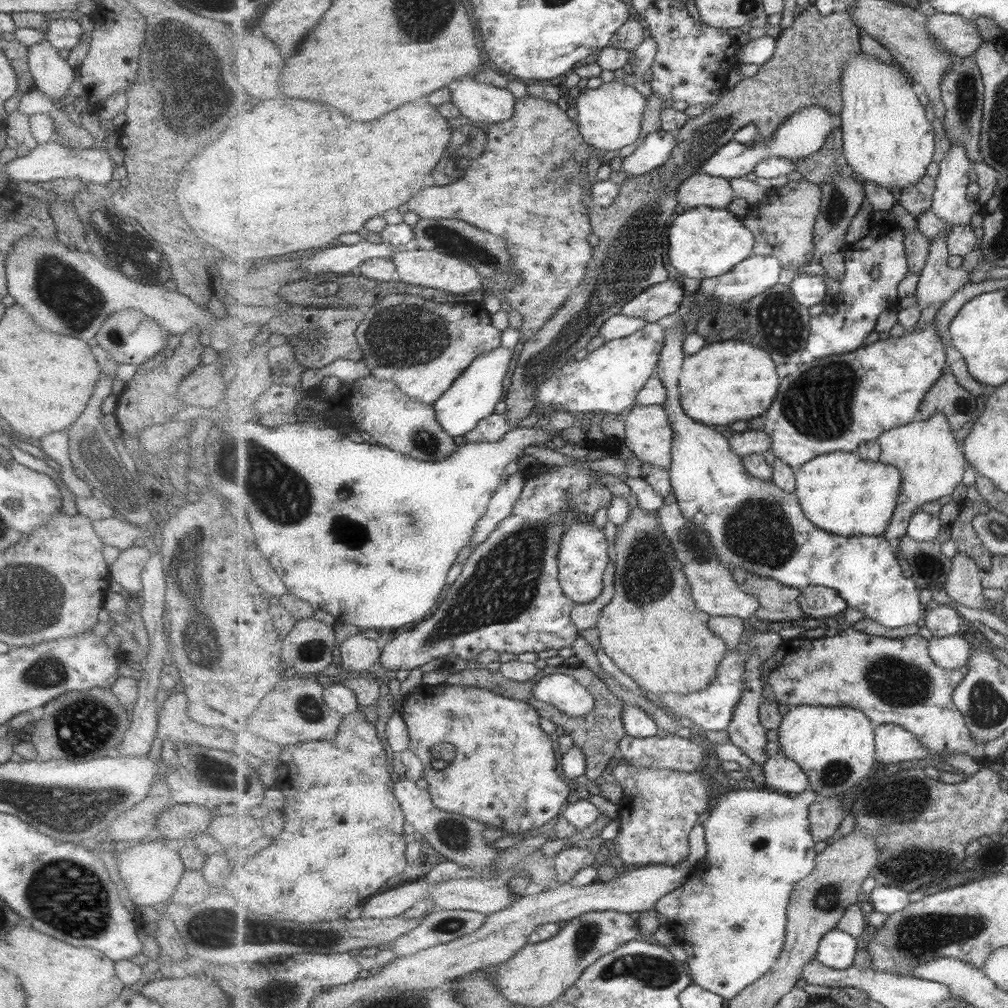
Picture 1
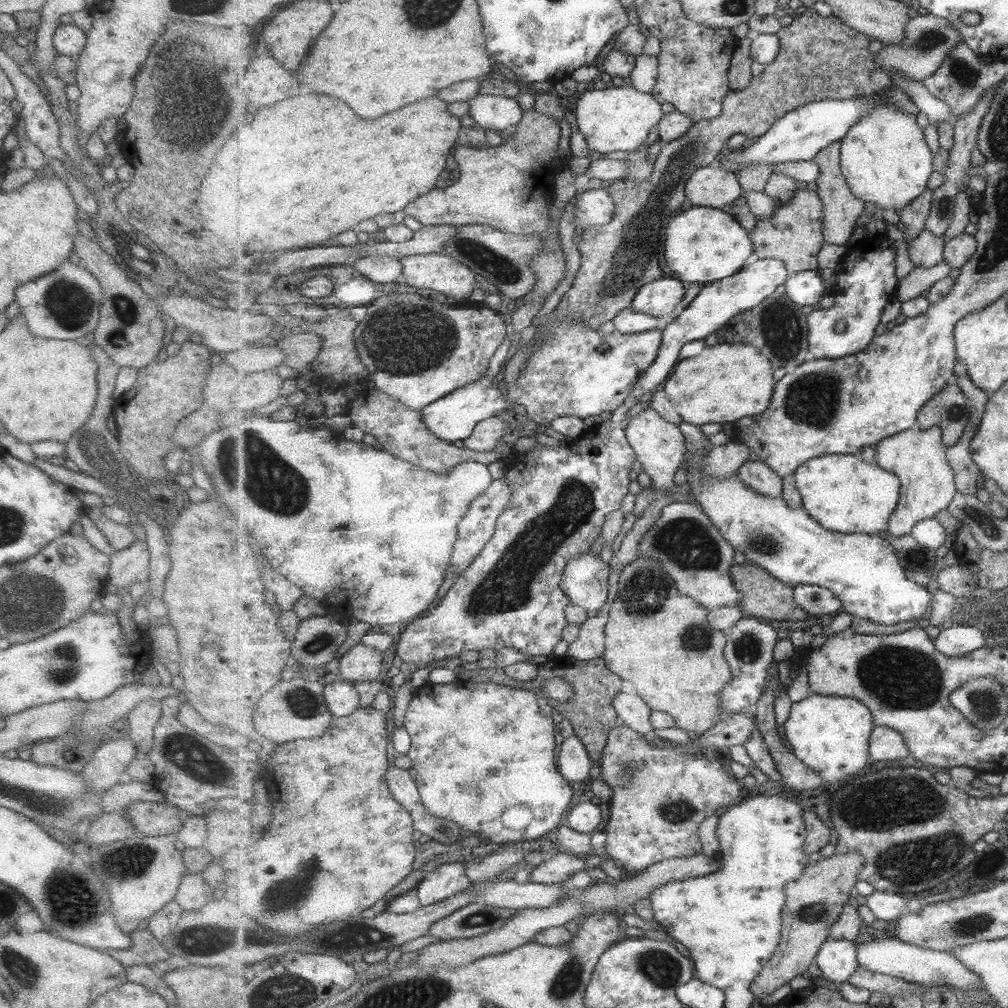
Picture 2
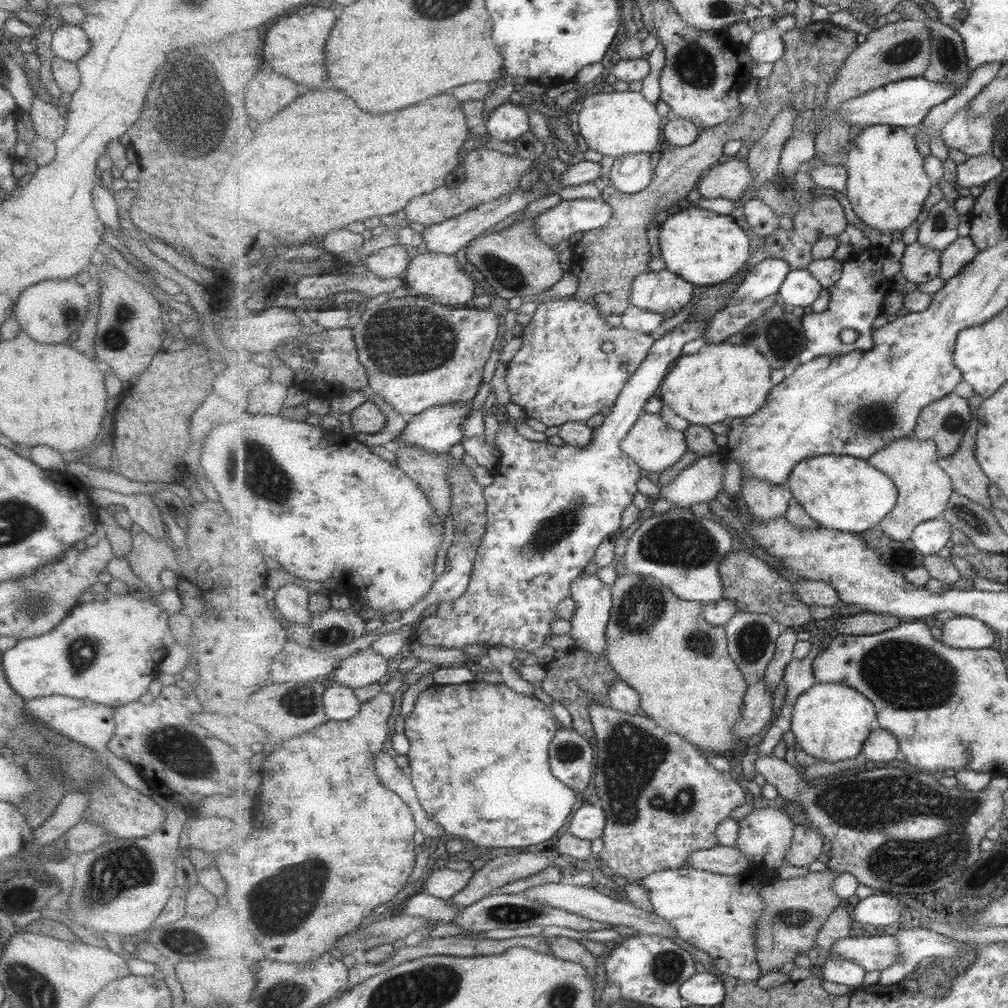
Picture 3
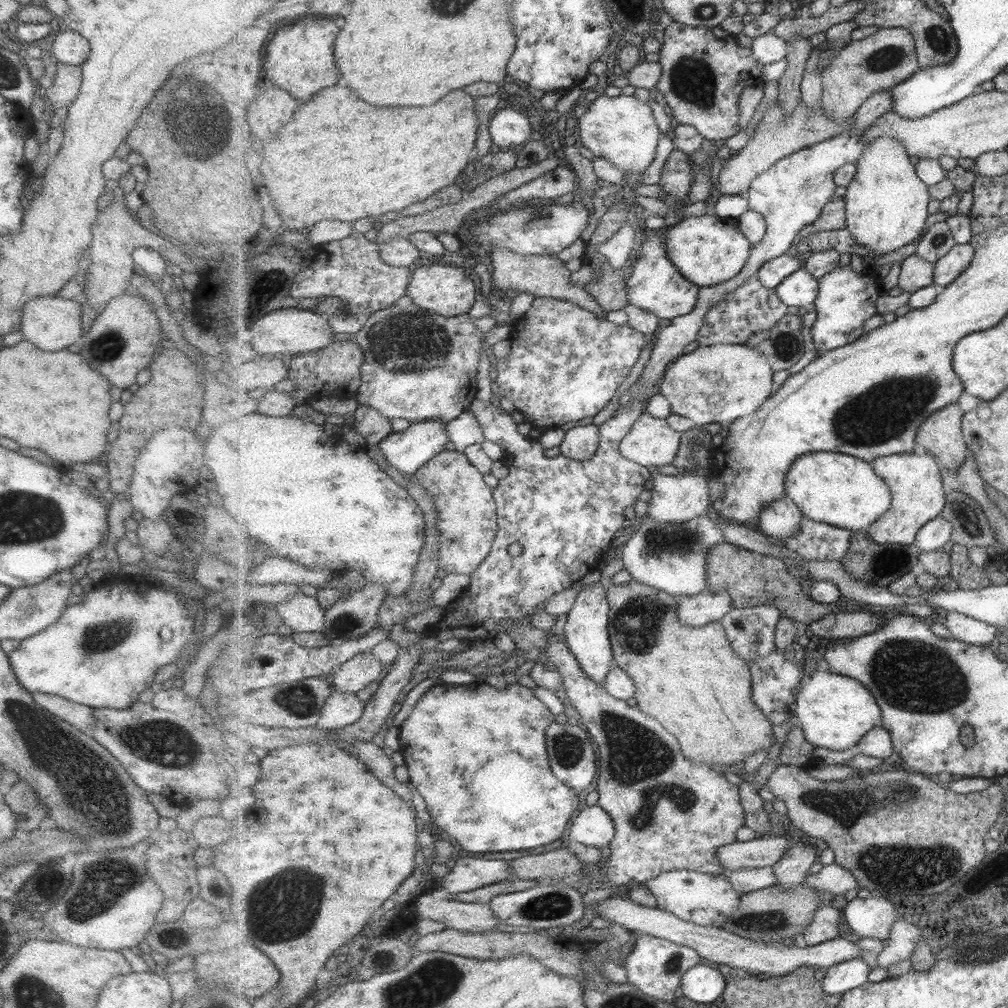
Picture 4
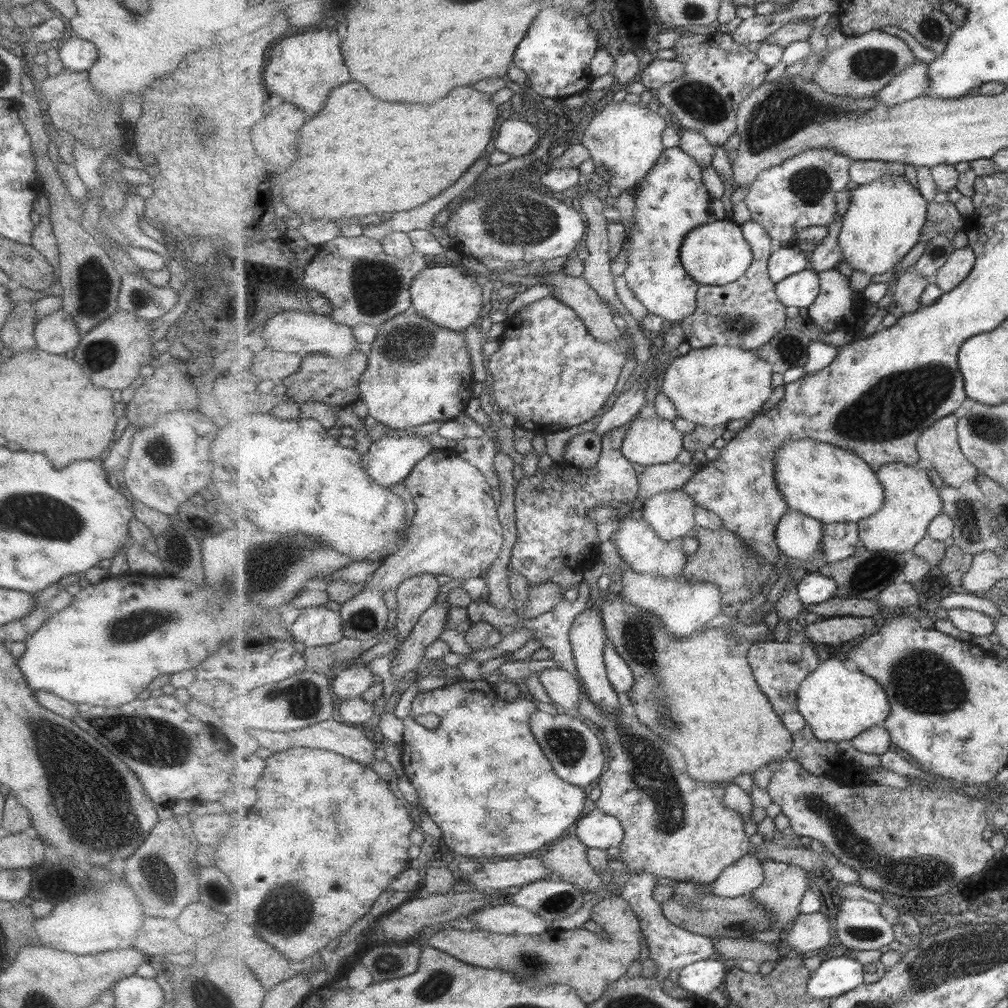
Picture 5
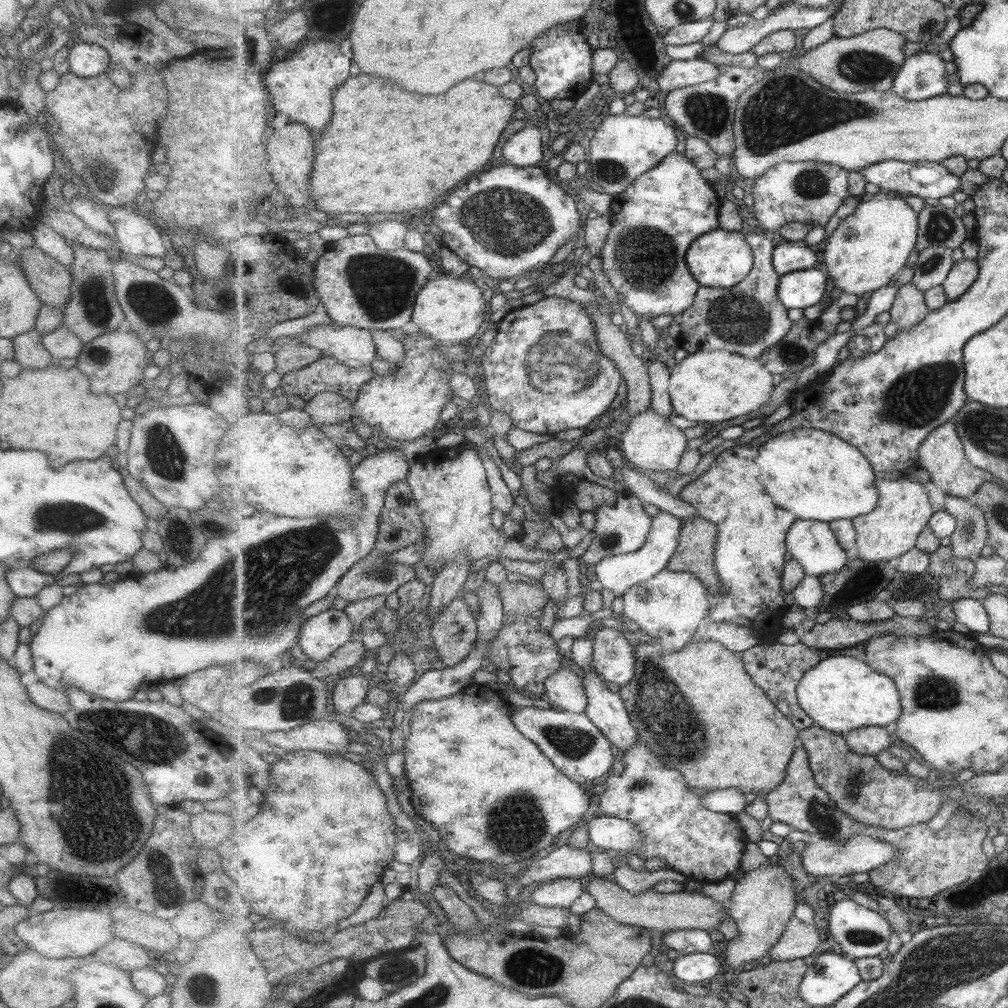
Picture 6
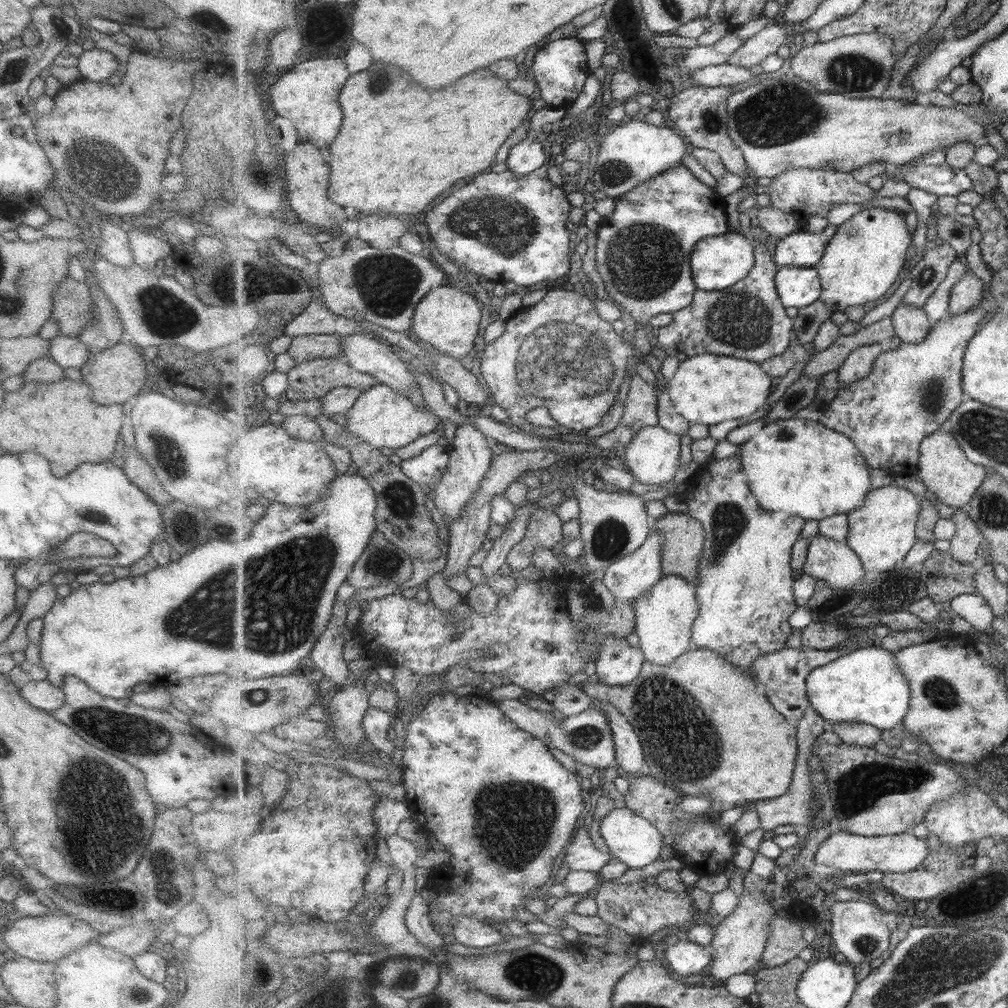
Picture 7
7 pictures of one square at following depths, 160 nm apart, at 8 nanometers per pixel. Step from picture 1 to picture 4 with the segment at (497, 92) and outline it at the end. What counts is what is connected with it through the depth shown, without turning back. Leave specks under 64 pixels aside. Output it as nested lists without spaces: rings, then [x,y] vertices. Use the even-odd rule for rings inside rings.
[[[505,108],[490,122],[490,133],[494,144],[501,150],[517,150],[531,137],[531,120],[515,108]]]

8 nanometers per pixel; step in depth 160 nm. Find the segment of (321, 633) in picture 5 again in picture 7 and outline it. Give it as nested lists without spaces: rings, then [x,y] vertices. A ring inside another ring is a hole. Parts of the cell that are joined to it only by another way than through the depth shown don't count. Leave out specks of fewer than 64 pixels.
[[[337,601],[332,614],[327,630],[309,657],[315,668],[331,678],[331,682],[343,686],[350,672],[344,658],[346,642],[343,640],[343,632],[347,630],[347,601]]]

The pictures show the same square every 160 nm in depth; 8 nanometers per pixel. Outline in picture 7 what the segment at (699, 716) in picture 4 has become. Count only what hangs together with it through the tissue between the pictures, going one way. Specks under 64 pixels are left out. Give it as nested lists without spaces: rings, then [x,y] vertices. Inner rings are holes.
[[[694,647],[669,666],[646,661],[639,676],[625,686],[609,686],[600,682],[592,684],[587,681],[582,685],[583,691],[593,701],[601,700],[615,705],[634,725],[643,741],[644,753],[647,754],[646,770],[649,768],[649,772],[646,773],[669,786],[673,784],[683,794],[710,796],[711,811],[720,814],[735,806],[742,807],[751,800],[759,802],[779,798],[789,790],[793,782],[800,755],[797,725],[788,721],[771,704],[751,676],[741,672],[739,666],[731,664],[725,656],[709,648]],[[683,720],[689,720],[689,724],[693,724],[693,732],[683,726]]]

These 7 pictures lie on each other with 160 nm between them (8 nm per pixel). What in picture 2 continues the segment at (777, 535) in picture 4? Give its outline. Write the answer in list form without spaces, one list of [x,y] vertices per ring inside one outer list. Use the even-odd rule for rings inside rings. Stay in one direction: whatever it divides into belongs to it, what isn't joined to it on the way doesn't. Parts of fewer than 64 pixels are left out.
[[[747,461],[738,470],[742,481],[768,497],[782,497],[784,478],[763,461]]]

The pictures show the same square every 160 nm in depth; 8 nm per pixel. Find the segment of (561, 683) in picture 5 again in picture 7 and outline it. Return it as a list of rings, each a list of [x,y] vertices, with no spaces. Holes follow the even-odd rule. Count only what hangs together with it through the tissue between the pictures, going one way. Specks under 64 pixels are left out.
[[[563,682],[559,684],[557,691],[552,701],[556,713],[559,716],[570,717],[585,712],[592,706],[593,700],[587,694],[571,682]]]

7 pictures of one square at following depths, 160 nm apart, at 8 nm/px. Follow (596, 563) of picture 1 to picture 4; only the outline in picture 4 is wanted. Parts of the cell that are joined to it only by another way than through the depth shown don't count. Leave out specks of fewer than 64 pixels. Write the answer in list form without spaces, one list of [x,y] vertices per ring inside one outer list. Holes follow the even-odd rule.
[[[598,581],[585,587],[581,595],[581,599],[576,601],[574,609],[568,615],[564,636],[567,646],[571,648],[572,654],[575,655],[582,669],[596,680],[597,684],[601,684],[615,663],[610,634],[608,589],[603,588],[603,584]]]

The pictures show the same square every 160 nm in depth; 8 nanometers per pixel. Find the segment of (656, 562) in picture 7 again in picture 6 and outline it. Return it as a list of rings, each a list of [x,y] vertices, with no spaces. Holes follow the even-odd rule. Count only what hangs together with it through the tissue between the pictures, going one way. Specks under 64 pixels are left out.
[[[661,511],[652,517],[652,529],[650,530],[647,542],[641,550],[634,553],[620,554],[614,557],[604,558],[595,567],[597,579],[602,586],[615,594],[615,596],[623,597],[628,588],[631,586],[645,582],[659,571],[668,568],[678,544],[684,527],[682,519],[677,518],[670,512]]]

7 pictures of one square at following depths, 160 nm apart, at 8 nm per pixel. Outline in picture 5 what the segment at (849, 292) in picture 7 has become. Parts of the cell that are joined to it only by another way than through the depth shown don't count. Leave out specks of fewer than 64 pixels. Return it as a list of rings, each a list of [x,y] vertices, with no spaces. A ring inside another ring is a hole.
[[[889,176],[855,189],[840,234],[843,261],[855,271],[865,272],[871,277],[895,268],[922,237],[931,206],[923,197],[920,189],[909,180],[891,180]]]

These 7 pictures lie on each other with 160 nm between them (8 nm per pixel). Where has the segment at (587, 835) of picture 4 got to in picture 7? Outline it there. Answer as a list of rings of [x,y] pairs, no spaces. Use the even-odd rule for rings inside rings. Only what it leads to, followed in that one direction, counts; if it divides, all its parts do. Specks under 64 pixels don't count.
[[[624,807],[613,809],[600,824],[600,833],[606,840],[613,856],[621,859],[631,868],[643,868],[651,862],[659,860],[664,840],[661,831],[646,818],[639,816],[634,810]]]

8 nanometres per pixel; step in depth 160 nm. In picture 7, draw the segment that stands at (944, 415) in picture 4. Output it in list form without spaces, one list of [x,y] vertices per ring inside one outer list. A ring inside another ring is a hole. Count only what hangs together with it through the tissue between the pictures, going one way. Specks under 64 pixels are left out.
[[[934,432],[920,446],[920,465],[918,474],[930,492],[937,499],[954,509],[967,508],[984,480],[988,477],[983,465],[975,464],[967,458],[966,452],[958,443],[953,432]]]

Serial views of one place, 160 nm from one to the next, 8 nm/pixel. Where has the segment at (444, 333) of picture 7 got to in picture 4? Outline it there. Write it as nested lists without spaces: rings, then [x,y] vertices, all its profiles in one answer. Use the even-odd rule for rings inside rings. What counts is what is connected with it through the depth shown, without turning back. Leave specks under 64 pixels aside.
[[[427,263],[412,273],[408,295],[415,304],[431,312],[446,316],[459,316],[469,313],[475,304],[475,289],[478,282],[467,267]]]

